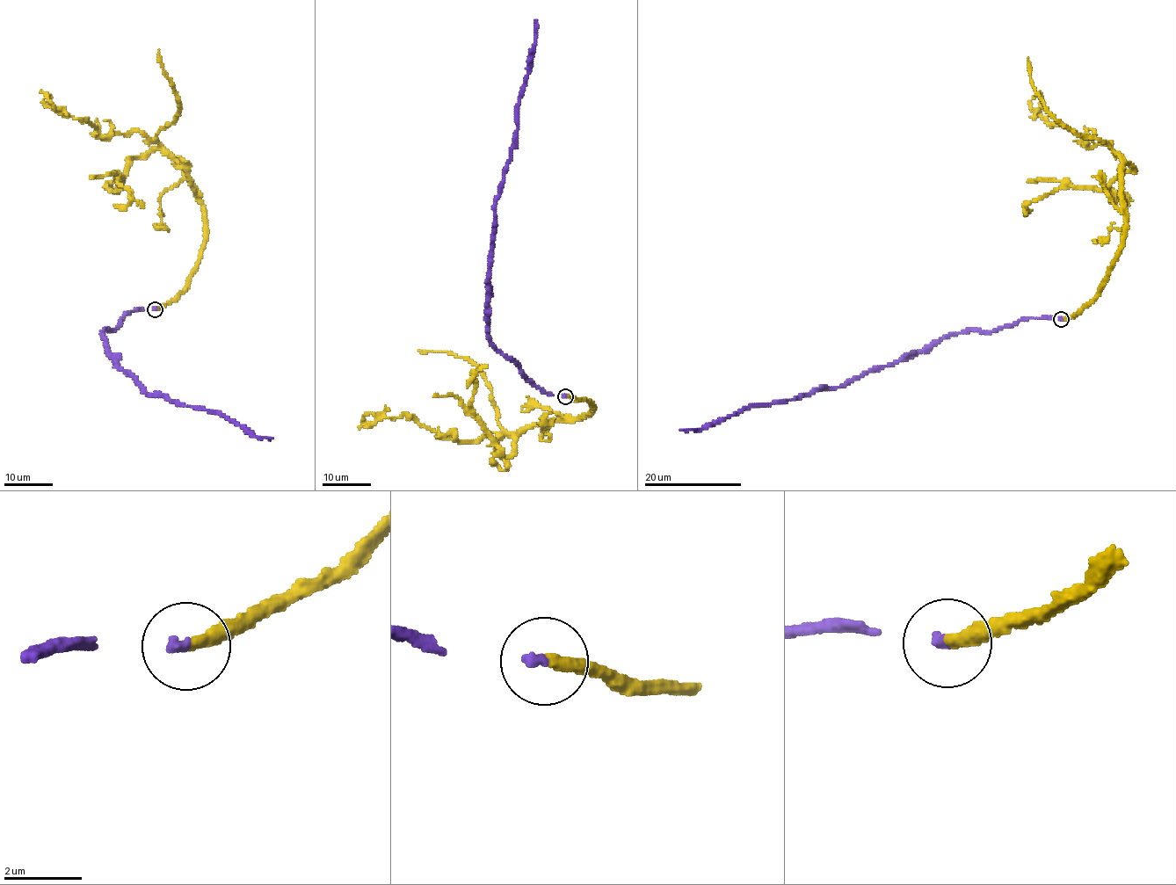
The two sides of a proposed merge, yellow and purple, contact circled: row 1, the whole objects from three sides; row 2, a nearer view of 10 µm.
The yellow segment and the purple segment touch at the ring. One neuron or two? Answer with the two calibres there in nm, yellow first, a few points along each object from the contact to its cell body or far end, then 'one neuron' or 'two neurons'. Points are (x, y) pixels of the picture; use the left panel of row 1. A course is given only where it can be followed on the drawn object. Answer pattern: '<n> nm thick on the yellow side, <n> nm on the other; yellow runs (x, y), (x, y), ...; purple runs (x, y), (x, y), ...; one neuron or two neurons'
320 nm thick on the yellow side, 200 nm on the other; yellow runs (155, 308), (182, 293), (199, 259), (205, 216), (186, 170), (140, 132), (100, 138), (39, 91); purple runs (155, 308), (125, 313), (102, 333), (119, 366), (144, 392), (272, 438); one neuron

